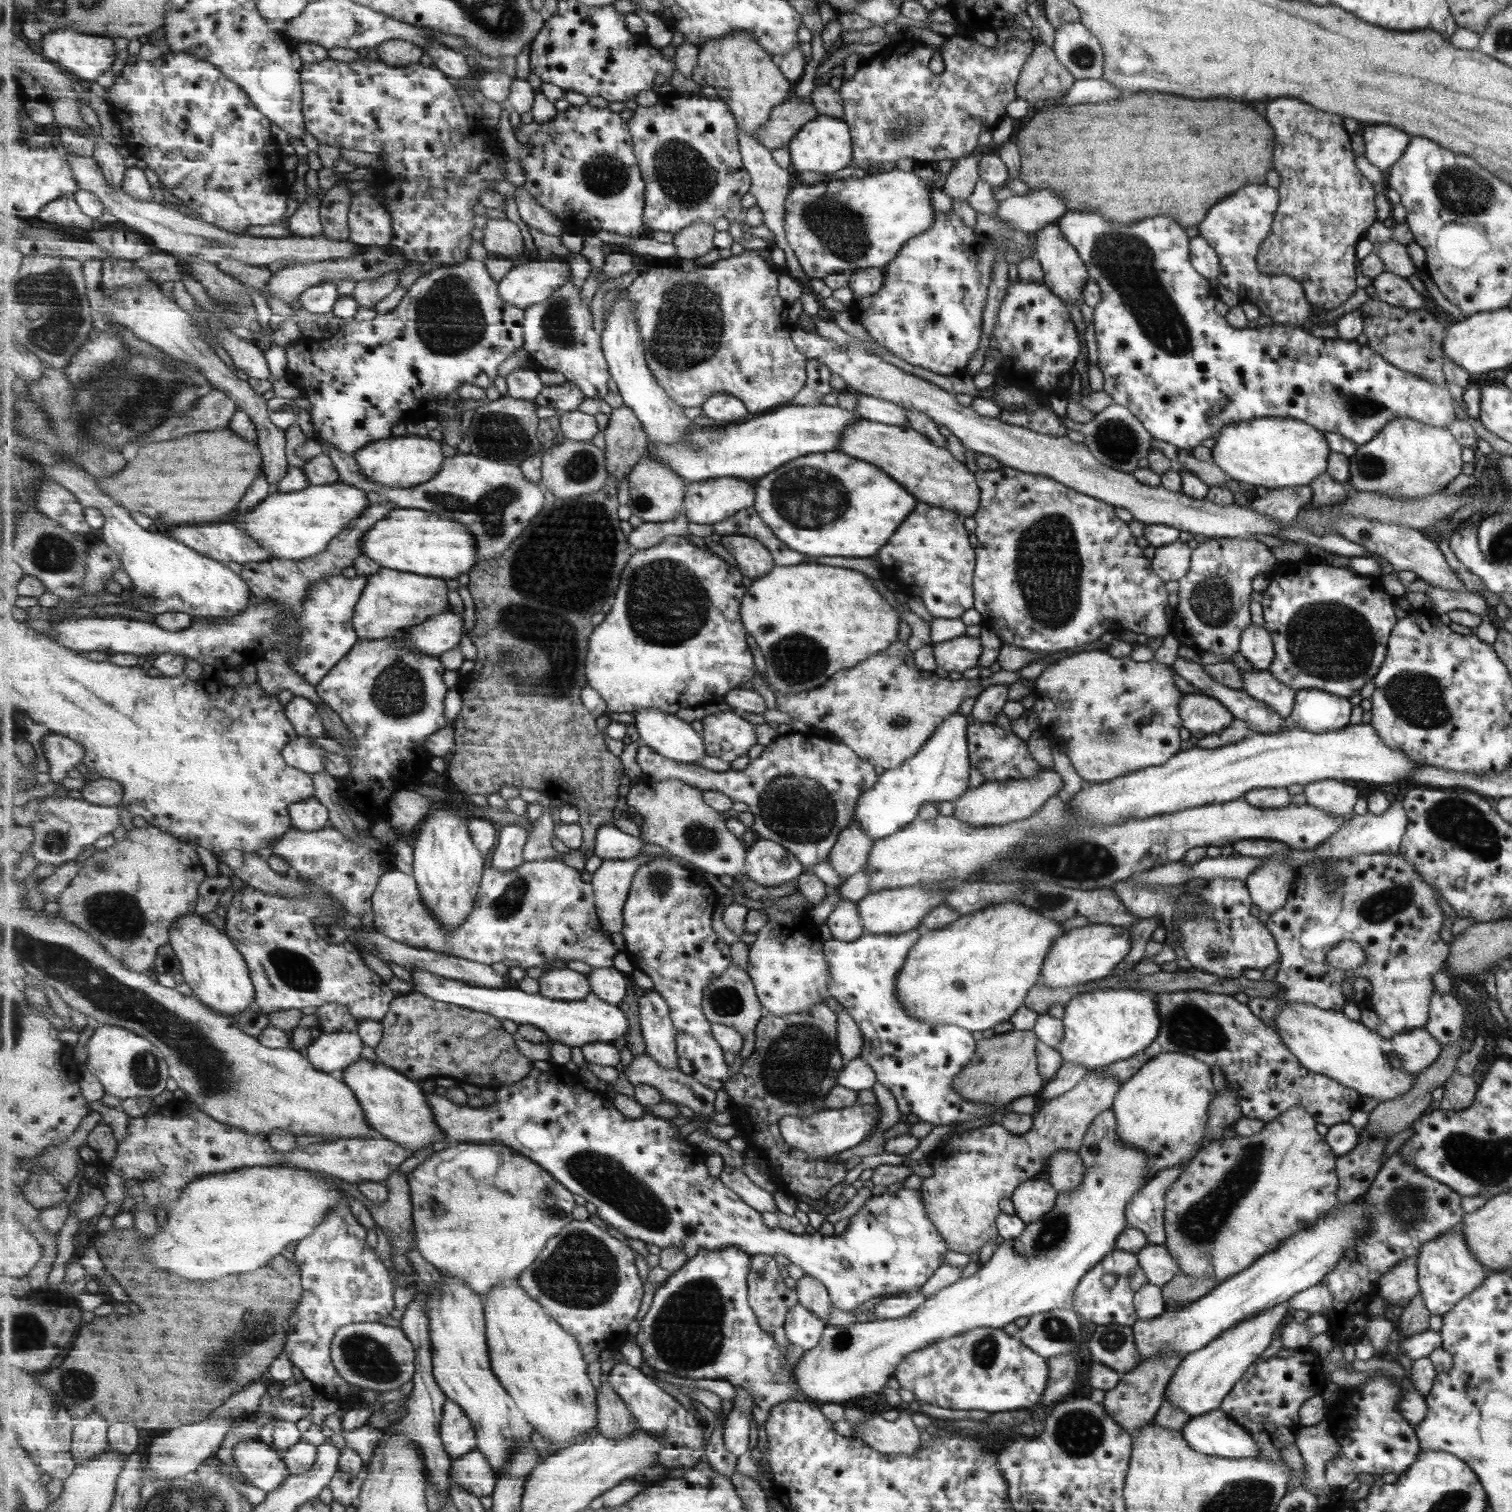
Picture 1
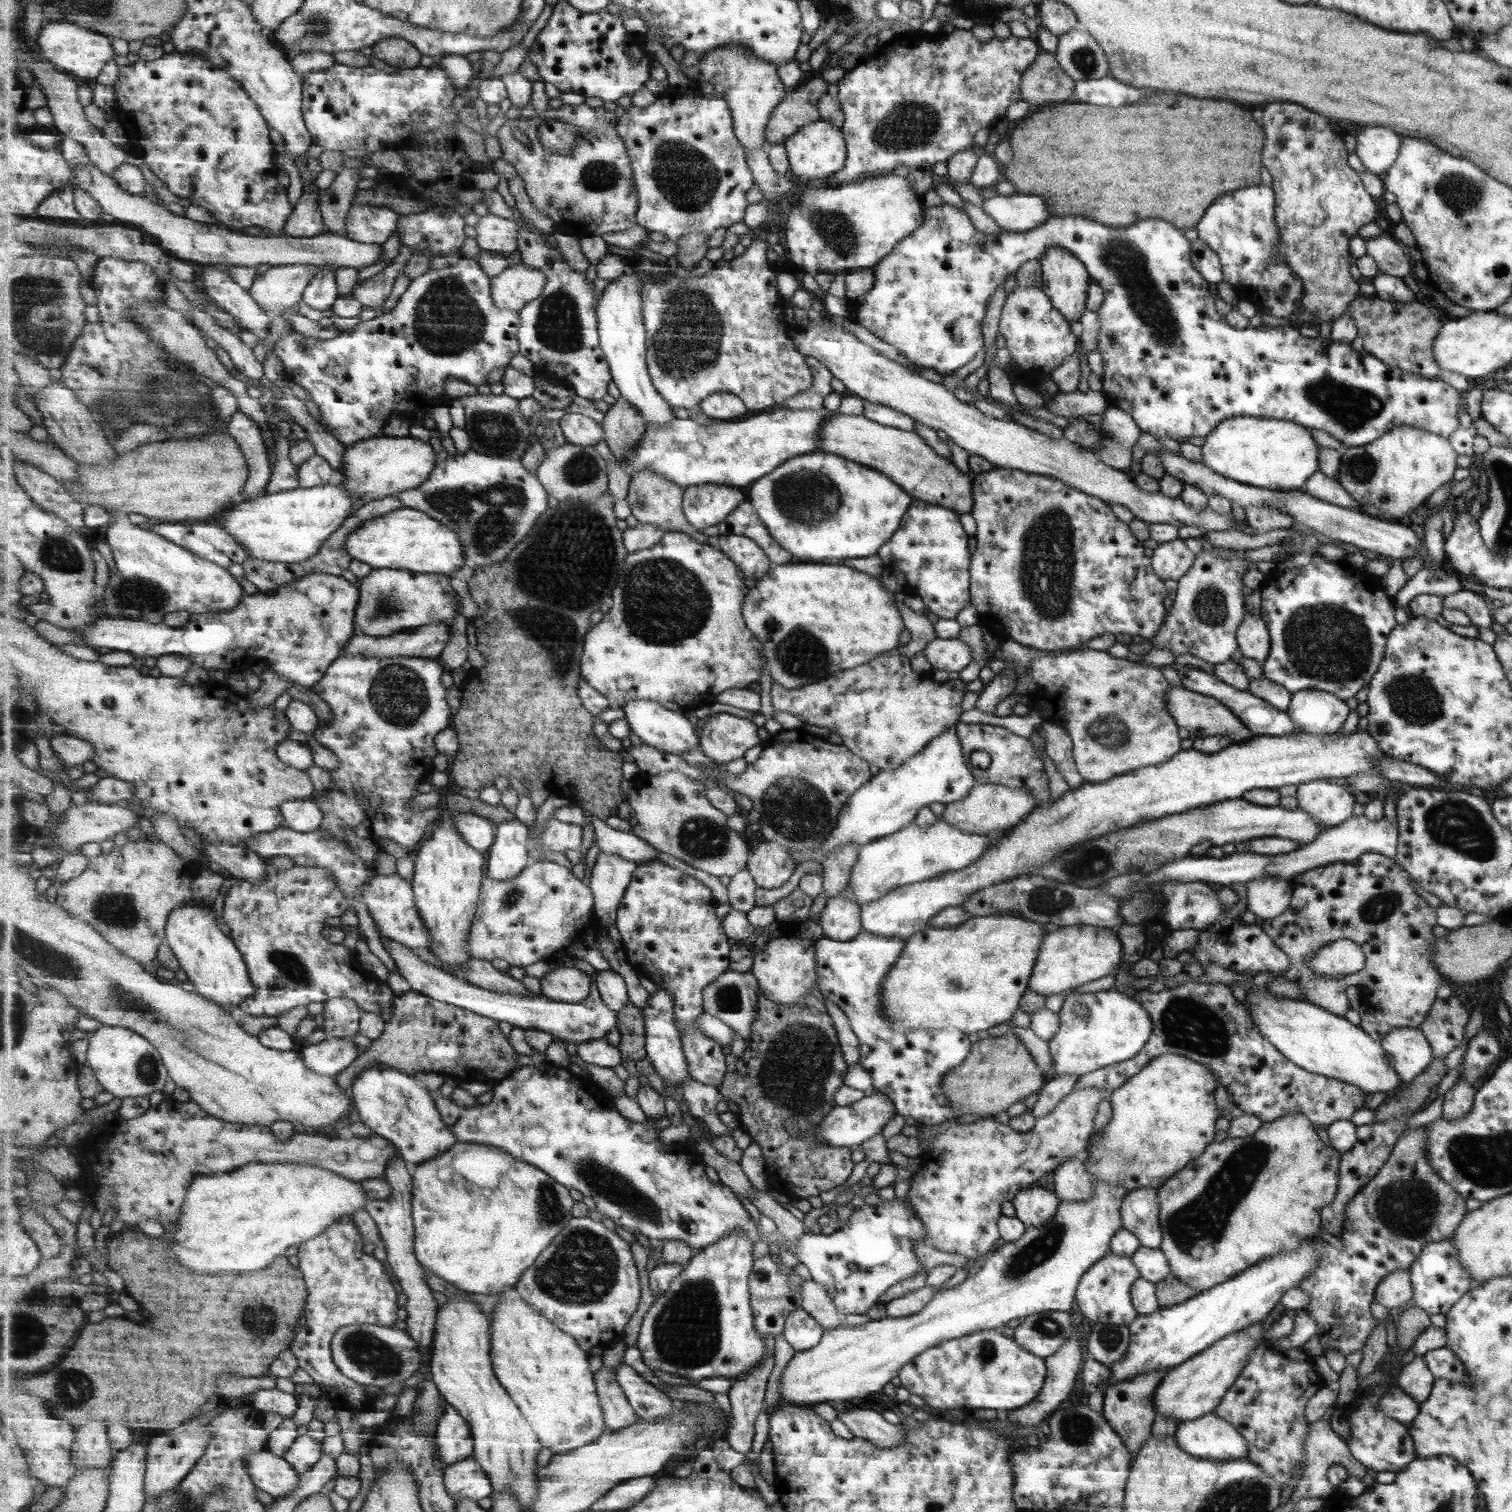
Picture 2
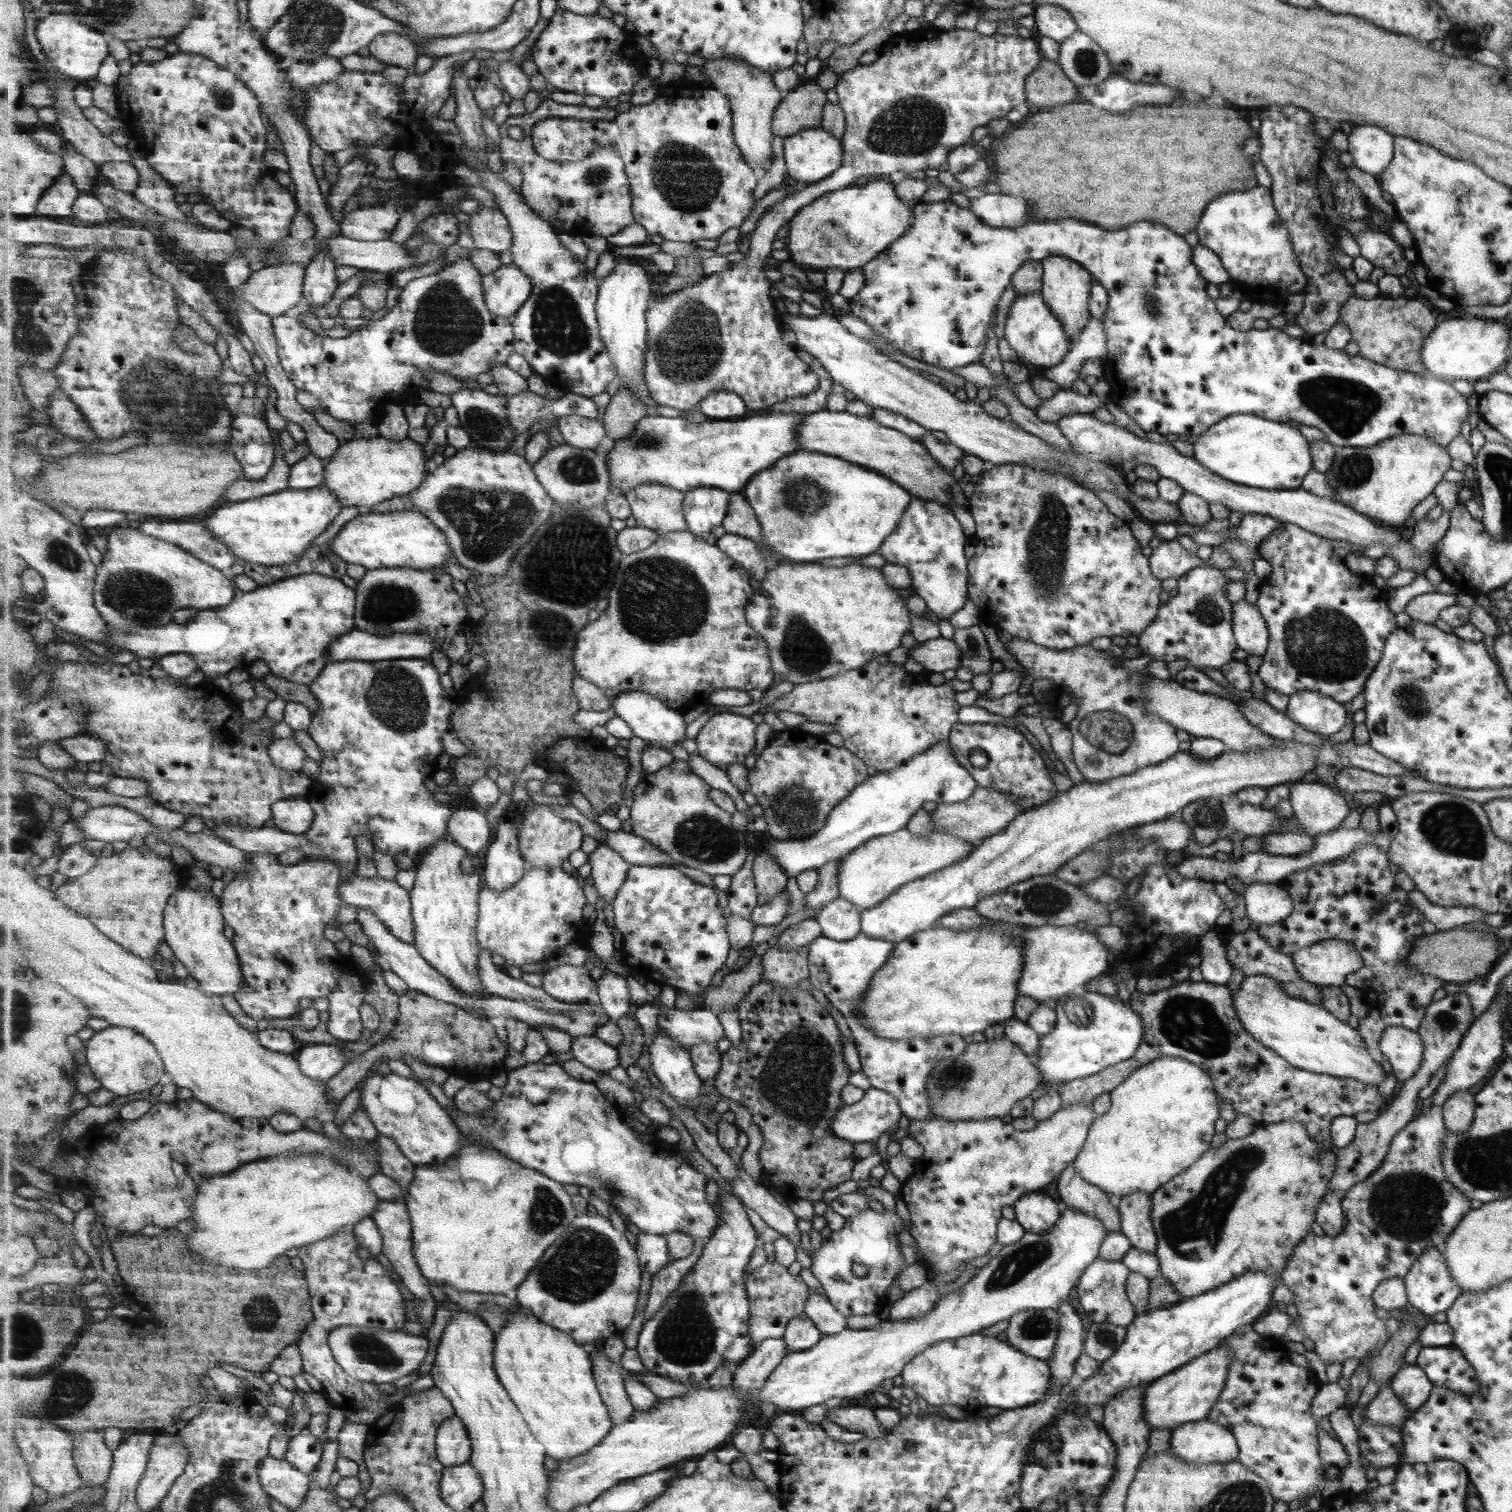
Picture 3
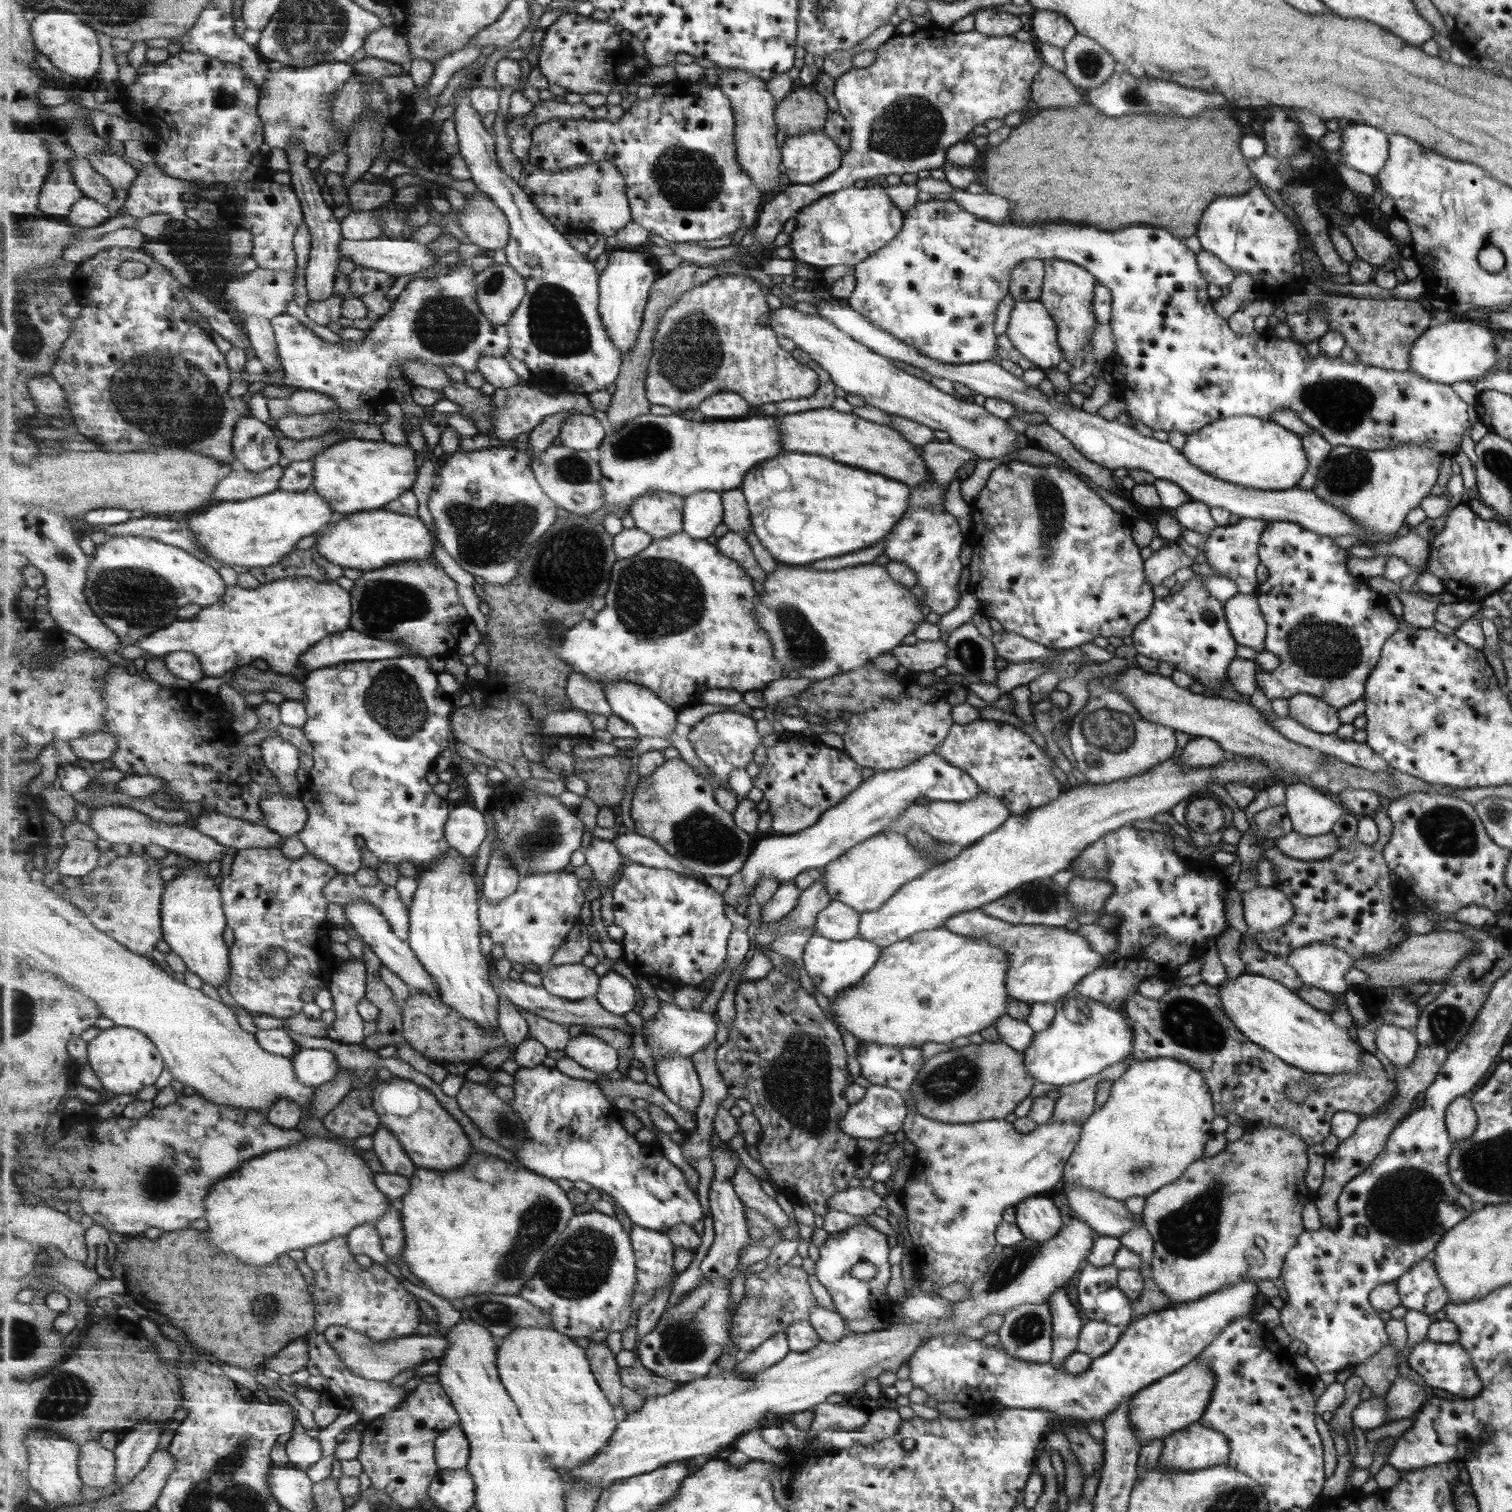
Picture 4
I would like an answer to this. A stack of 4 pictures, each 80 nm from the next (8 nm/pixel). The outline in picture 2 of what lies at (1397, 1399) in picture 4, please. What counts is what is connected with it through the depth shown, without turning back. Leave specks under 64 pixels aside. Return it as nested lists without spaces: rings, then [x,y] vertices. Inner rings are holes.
[[[1419,1357],[1404,1361],[1400,1371],[1396,1376],[1397,1388],[1420,1405],[1429,1396],[1435,1378]]]

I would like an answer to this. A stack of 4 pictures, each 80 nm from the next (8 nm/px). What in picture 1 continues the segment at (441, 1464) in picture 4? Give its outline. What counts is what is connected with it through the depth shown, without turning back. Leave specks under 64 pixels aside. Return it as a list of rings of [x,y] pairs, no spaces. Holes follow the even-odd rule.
[[[447,1399],[442,1420],[442,1441],[454,1461],[478,1448],[474,1422],[459,1403]]]

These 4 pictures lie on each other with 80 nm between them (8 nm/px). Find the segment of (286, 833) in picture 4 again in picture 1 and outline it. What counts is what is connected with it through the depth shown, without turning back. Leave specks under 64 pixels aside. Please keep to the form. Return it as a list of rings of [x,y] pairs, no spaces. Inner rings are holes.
[[[318,799],[297,801],[290,806],[293,828],[302,832],[316,832],[330,826],[330,811]]]

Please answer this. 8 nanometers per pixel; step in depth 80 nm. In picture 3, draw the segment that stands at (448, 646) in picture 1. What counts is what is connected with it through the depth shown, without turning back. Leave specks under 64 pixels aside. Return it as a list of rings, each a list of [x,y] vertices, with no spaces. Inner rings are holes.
[[[355,629],[342,637],[331,641],[328,646],[328,662],[343,662],[344,660],[363,660],[365,663],[386,662],[395,659],[429,658],[433,652],[434,642],[426,634],[401,634],[391,636],[379,636],[370,632]]]

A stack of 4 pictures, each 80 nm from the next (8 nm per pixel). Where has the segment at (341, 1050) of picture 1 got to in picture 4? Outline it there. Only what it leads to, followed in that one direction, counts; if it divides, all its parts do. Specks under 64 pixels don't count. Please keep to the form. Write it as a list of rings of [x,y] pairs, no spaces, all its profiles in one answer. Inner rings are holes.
[[[302,1049],[293,1056],[295,1074],[305,1086],[321,1086],[337,1077],[337,1056],[326,1049]]]

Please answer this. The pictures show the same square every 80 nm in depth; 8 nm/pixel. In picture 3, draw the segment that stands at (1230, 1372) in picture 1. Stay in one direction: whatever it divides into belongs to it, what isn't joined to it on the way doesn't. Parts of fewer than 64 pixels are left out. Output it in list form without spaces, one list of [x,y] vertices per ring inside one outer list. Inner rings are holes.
[[[1222,1346],[1216,1347],[1175,1369],[1174,1373],[1151,1382],[1143,1398],[1145,1419],[1149,1427],[1172,1430],[1188,1422],[1203,1421],[1226,1385],[1226,1370],[1229,1369],[1231,1355],[1230,1350]]]

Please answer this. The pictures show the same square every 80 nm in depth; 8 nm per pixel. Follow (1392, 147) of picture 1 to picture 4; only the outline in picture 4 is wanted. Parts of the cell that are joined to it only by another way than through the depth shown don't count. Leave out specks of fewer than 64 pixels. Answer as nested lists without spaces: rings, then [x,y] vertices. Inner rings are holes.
[[[1349,123],[1339,131],[1337,165],[1344,164],[1357,172],[1374,177],[1382,169],[1389,153],[1387,134],[1378,127],[1363,123]]]

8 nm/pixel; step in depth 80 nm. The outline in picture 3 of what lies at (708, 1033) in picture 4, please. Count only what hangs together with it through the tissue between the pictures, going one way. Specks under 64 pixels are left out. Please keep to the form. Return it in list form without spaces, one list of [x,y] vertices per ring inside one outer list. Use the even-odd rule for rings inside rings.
[[[704,1007],[690,1011],[670,1008],[658,1015],[658,1026],[687,1051],[705,1042],[717,1043],[725,1037],[719,1016]]]

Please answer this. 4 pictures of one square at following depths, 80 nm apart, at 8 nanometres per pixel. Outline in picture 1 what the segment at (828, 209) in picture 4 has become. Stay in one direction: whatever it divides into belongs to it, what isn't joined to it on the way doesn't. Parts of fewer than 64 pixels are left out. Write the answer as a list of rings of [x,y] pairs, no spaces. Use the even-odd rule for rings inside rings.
[[[895,167],[888,172],[866,173],[862,179],[850,176],[812,185],[803,183],[796,173],[795,181],[786,202],[786,237],[809,279],[850,274],[858,269],[881,269],[899,254],[905,242],[929,229],[934,222],[935,211],[929,203],[929,192],[934,185],[921,182],[913,171],[900,171]]]

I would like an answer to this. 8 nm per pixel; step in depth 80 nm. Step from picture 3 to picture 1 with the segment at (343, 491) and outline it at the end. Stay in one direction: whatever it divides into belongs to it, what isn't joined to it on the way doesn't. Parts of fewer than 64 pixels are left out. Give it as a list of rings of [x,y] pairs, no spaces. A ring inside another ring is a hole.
[[[409,435],[405,437],[391,437],[378,441],[371,441],[354,454],[361,472],[380,486],[387,488],[413,488],[433,480],[442,469],[443,456],[441,440],[435,441],[427,436]]]

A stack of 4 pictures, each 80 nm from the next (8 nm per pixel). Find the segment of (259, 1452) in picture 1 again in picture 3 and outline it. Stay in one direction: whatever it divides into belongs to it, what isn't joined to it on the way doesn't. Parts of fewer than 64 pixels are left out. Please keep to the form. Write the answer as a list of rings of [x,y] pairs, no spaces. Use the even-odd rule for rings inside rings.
[[[269,1455],[260,1468],[263,1488],[277,1506],[297,1511],[303,1506],[312,1484],[312,1476],[301,1472],[287,1459],[277,1460]]]

